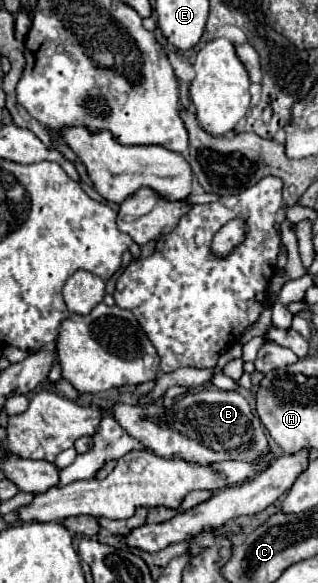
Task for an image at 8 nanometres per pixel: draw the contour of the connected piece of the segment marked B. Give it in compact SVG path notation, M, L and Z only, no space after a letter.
M203 390L187 394L183 400L175 402L171 410L161 404L115 404L111 410L113 418L127 430L127 434L159 458L179 458L193 462L195 466L213 466L213 462L225 460L255 462L261 454L269 454L271 450L265 426L257 414L253 414L249 402L235 390Z

